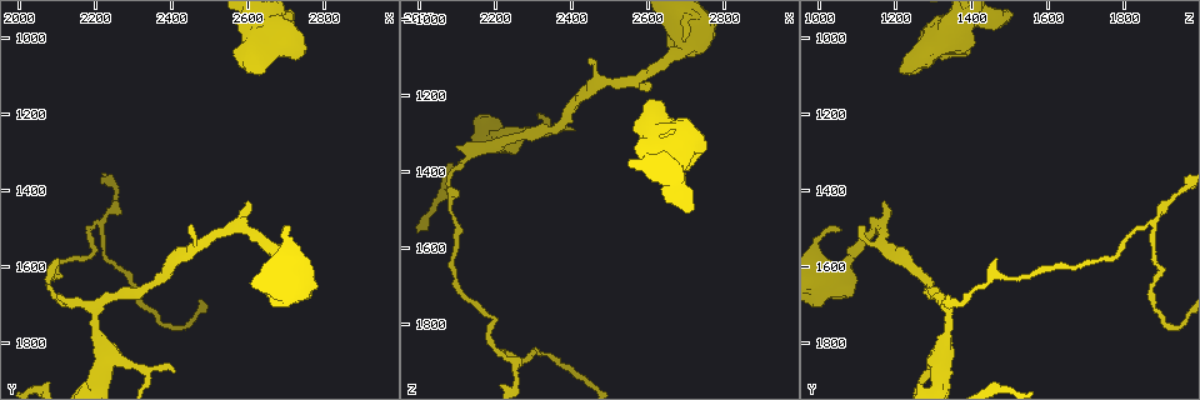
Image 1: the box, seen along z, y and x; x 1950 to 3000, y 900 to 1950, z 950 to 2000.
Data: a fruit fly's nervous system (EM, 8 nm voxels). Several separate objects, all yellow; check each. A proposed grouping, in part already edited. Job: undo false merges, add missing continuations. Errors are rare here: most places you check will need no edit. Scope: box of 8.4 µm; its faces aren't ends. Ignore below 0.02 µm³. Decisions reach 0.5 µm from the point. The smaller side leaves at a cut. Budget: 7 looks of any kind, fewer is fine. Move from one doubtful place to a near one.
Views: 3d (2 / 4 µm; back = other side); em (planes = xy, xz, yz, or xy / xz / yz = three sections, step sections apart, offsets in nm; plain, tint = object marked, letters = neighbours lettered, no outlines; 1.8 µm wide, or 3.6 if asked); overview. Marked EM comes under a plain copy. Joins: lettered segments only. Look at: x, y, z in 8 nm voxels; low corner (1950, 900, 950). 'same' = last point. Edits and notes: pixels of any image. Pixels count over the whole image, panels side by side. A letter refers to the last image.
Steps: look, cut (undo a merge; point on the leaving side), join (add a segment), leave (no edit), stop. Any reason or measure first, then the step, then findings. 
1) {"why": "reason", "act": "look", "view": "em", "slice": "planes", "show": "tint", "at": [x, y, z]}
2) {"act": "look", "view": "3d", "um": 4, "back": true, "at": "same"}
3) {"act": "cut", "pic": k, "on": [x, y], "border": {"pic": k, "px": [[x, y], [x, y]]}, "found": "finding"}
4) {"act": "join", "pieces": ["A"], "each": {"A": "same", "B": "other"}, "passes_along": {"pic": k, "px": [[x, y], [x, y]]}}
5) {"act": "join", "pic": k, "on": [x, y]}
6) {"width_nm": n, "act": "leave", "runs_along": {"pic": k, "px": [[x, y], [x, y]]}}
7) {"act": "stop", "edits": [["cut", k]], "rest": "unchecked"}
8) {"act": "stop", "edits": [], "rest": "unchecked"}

{"why": "three arms meet", "act": "look", "view": "3d", "um": 2, "at": [2245, 1840, 1320]}

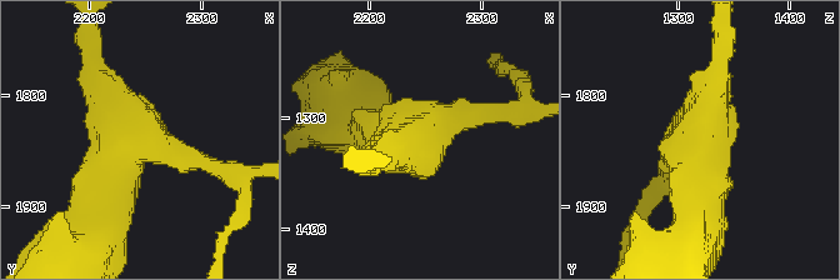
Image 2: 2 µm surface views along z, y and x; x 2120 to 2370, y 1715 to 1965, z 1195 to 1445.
{"arms": 3, "act": "look", "view": "em", "slice": "planes", "show": "letters", "at": [2240, 1832, 1320]}

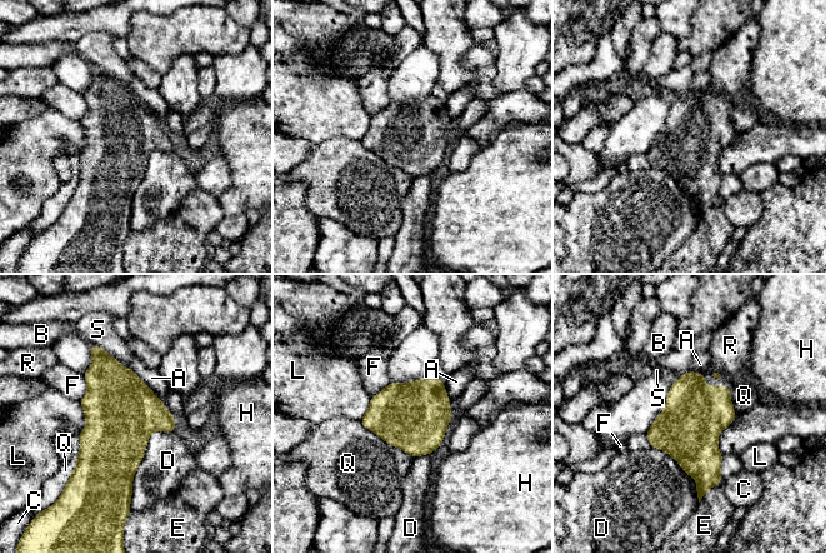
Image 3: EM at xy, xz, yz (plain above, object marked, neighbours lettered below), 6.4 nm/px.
{"act": "leave", "each": {"A": "other", "B": "other", "C": "other", "D": "other", "E": "other", "F": "other", "H": "other", "L": "other", "Q": "other", "R": "other", "S": "other"}, "border": {"pic": 3, "px": [[174, 430], [150, 435], [129, 500]]}, "found": "all the same cell"}

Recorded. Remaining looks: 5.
{"act": "look", "view": "em", "slice": "planes", "show": "letters", "at": [2645, 1080, 1225]}

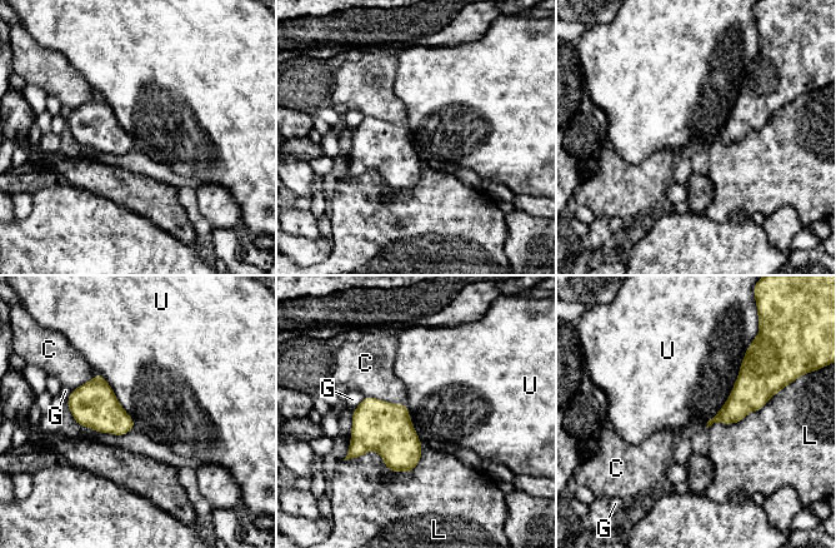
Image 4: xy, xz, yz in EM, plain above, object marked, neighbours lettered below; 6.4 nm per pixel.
{"longest_contact_nm": ["U", 600], "act": "leave", "each": {"C": "other", "G": "other", "L": "other", "U": "other"}, "found": "none of them fits"}

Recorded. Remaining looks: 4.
{"why": "tapers out", "act": "look", "view": "3d", "um": 2, "at": [2455, 1495, 1110]}

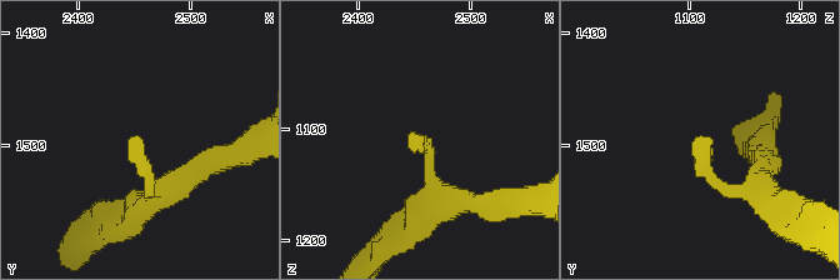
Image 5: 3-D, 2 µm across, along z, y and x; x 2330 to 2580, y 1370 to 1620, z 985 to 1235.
{"act": "look", "view": "em", "slice": "yz", "step": 16, "show": "tint", "at": [2450, 1492, 1108]}

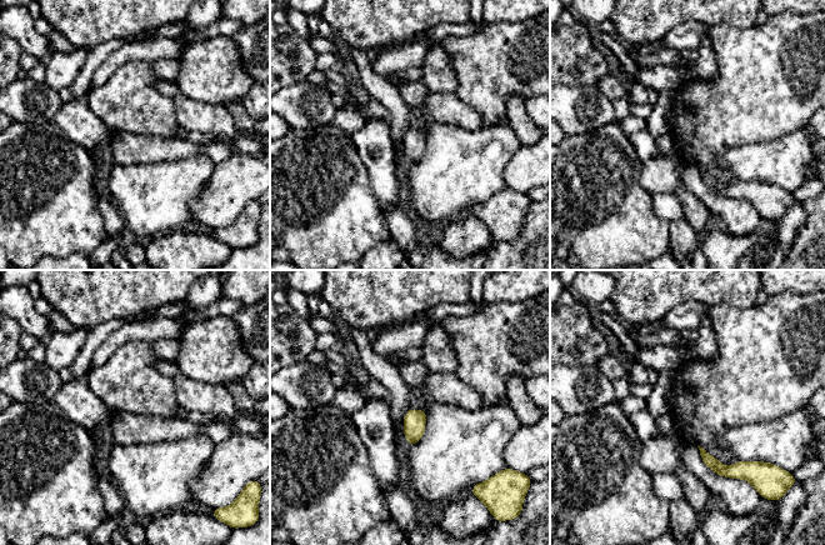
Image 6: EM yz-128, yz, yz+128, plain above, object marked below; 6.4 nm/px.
{"act": "look", "view": "em", "slice": "planes", "show": "letters", "at": "same"}

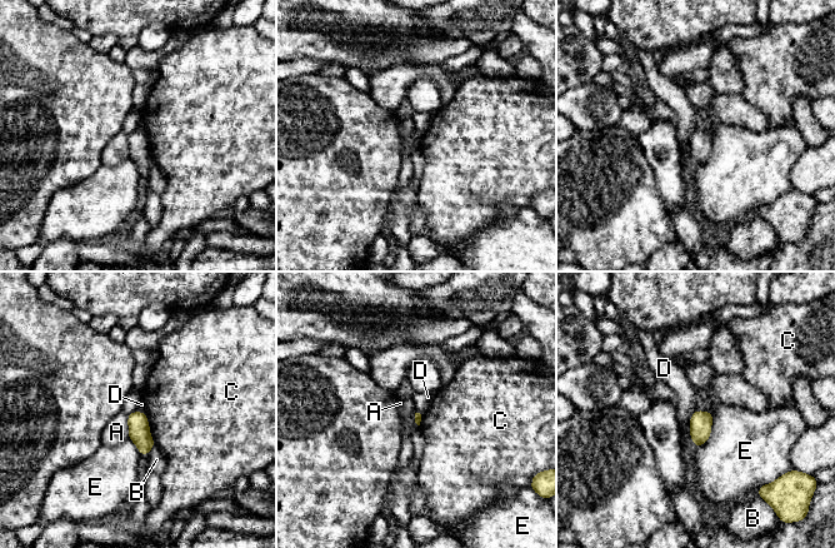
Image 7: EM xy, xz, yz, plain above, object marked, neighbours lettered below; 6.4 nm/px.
{"act": "leave", "each": {"A": "other", "B": "other", "C": "other", "D": "other", "E": "other"}, "border": {"pic": 7, "px": [[696, 410], [691, 416], [689, 433]]}, "found": "none of them fits"}

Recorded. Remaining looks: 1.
{"act": "stop", "edits": [], "rest": "unchecked"}

